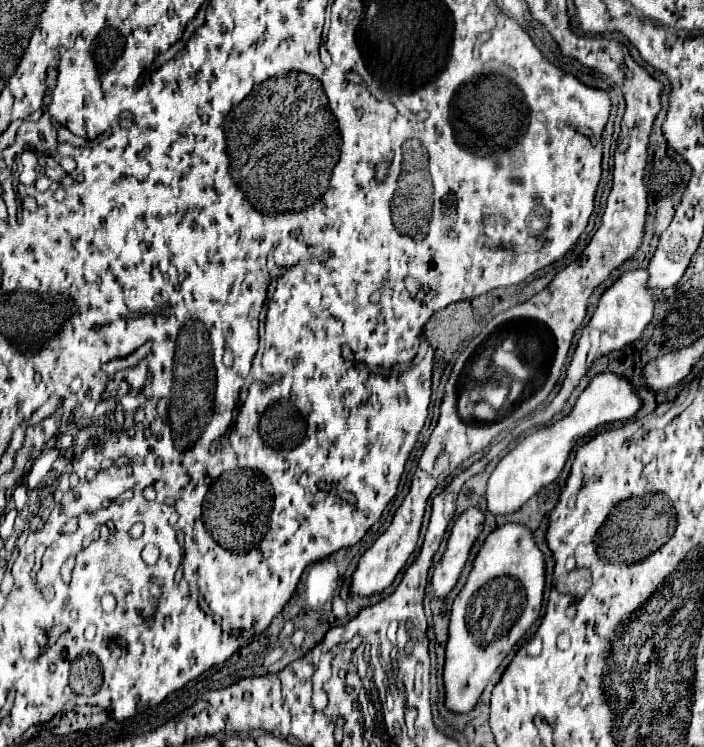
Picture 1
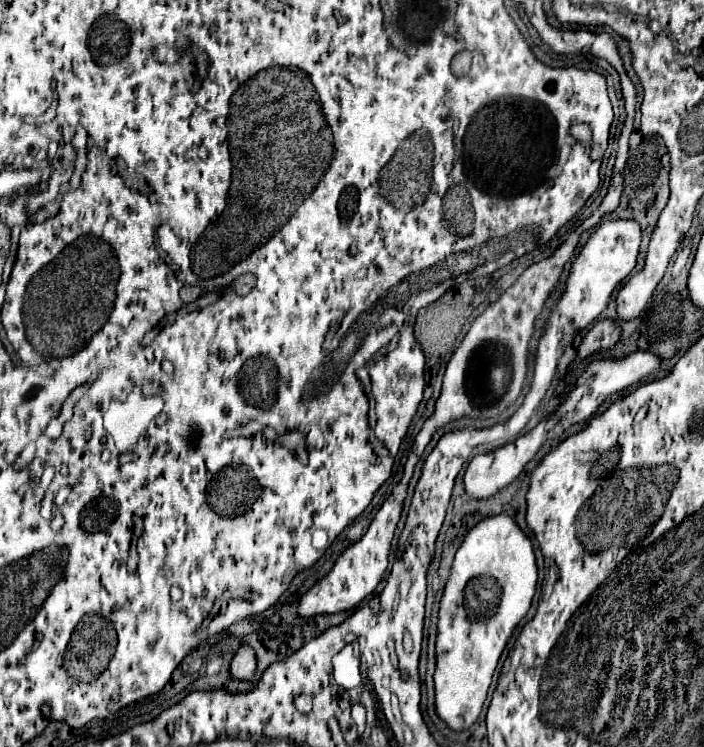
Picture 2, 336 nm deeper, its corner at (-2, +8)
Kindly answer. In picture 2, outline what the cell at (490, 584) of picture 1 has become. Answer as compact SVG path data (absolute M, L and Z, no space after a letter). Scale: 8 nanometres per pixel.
M500 513L478 521L456 551L450 579L440 599L436 637L436 713L452 731L466 731L478 719L492 673L536 593L536 561L528 535Z

